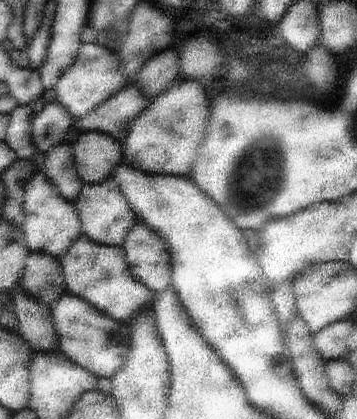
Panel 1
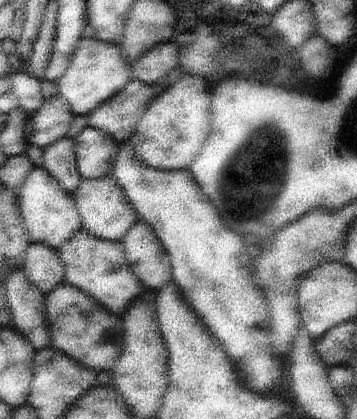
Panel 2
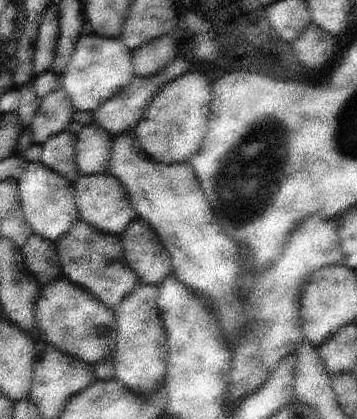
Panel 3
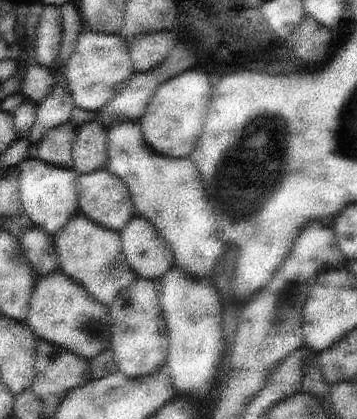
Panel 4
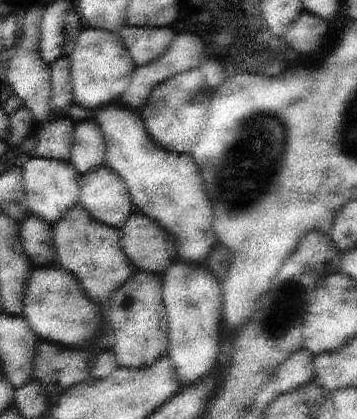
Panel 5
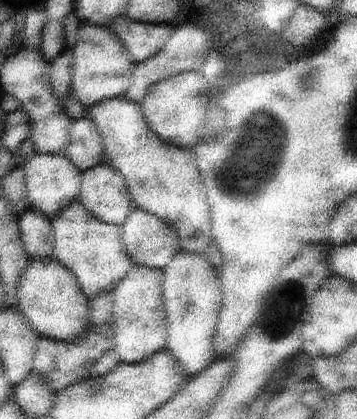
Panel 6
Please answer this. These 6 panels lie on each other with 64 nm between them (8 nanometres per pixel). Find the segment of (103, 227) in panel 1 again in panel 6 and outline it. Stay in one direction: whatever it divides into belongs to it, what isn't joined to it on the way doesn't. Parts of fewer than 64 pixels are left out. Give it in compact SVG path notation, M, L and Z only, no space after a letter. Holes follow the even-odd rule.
M107 162L83 172L81 202L95 218L111 226L123 226L133 210L127 180Z

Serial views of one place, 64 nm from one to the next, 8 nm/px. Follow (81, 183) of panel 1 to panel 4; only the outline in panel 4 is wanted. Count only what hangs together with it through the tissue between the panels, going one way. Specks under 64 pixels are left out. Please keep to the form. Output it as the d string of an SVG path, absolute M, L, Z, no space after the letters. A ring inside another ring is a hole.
M71 122L49 130L49 134L45 134L43 142L37 146L39 160L55 166L63 166L63 168L73 168L77 130L79 128L75 128Z

